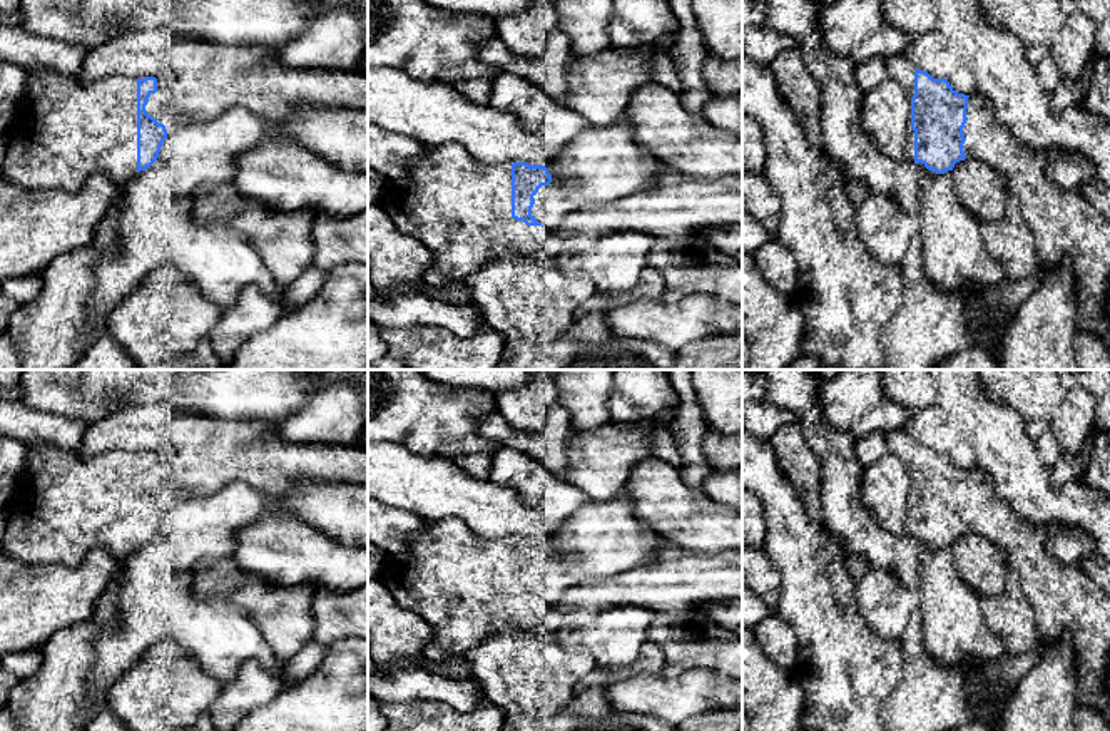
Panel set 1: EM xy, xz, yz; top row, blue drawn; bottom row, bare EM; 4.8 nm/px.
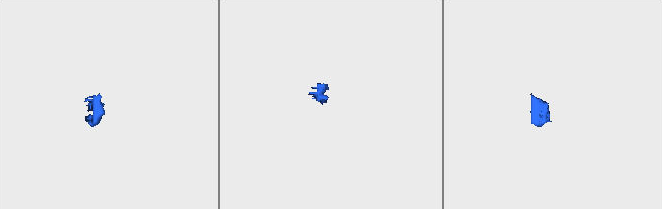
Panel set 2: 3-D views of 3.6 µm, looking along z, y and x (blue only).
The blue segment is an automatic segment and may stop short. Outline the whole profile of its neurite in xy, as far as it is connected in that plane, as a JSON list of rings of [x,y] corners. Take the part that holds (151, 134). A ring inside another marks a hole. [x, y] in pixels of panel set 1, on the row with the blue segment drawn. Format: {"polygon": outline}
{"polygon": [[[28,70],[25,105],[10,129],[0,179],[30,191],[75,194],[92,174],[102,172],[124,187],[157,161],[167,139],[165,125],[145,110],[155,92],[155,77],[112,75],[80,84],[55,70]]]}

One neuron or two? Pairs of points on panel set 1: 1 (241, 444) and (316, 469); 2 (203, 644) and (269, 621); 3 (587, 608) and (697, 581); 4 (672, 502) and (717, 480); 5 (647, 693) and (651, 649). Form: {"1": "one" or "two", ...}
{"1": "one", "2": "two", "3": "one", "4": "two", "5": "two"}

